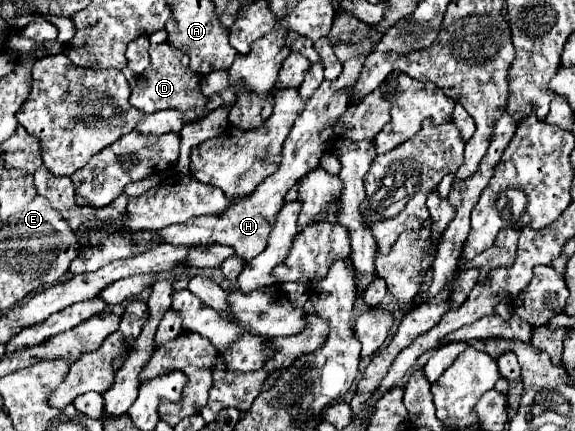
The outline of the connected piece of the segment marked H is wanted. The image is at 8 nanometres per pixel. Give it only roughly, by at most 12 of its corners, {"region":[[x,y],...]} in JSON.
{"region":[[366,57],[324,81],[284,141],[278,171],[226,213],[160,229],[168,245],[268,245],[286,191],[318,165]]}

